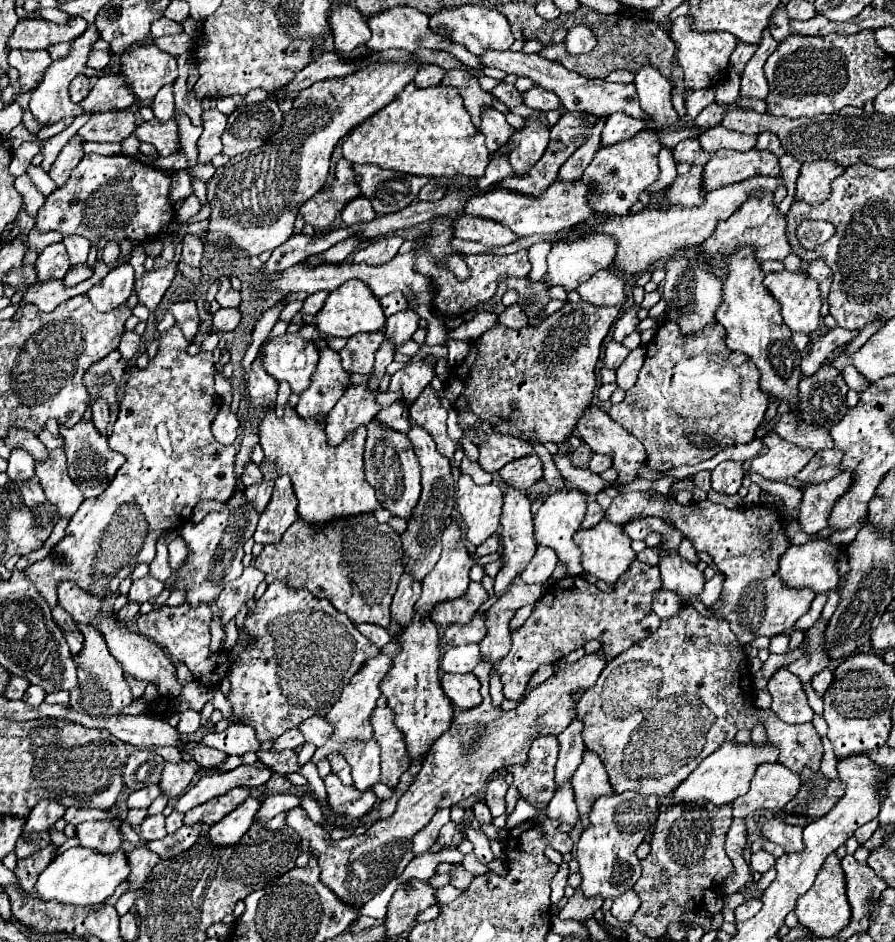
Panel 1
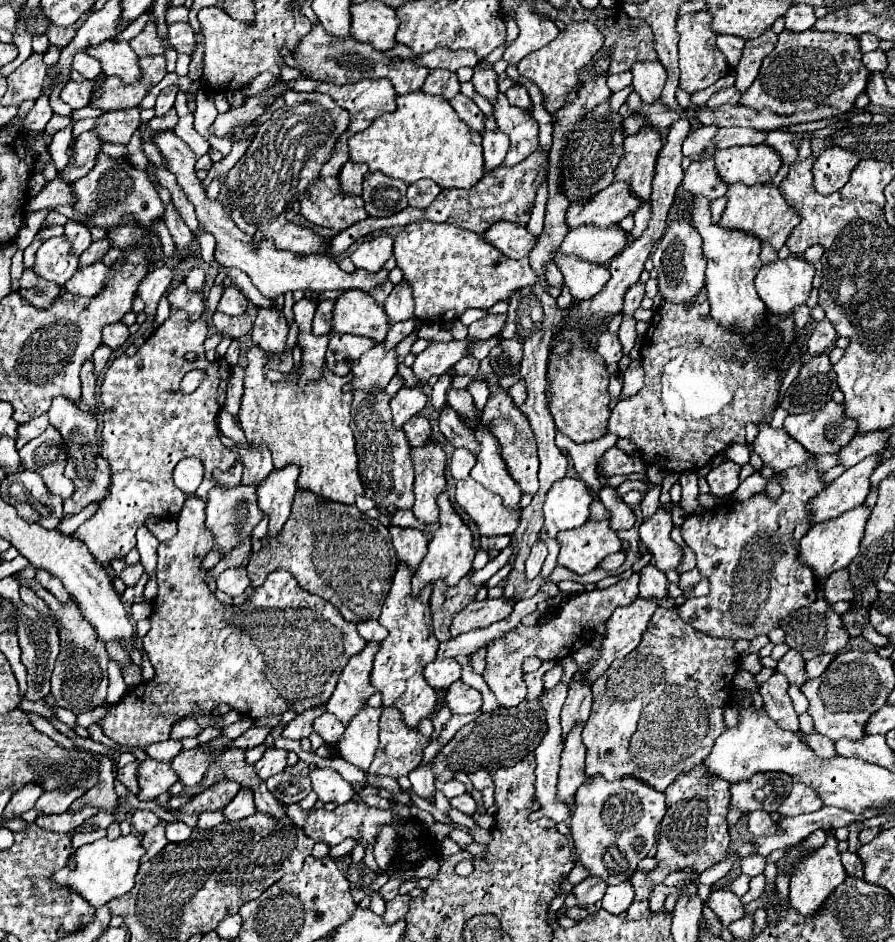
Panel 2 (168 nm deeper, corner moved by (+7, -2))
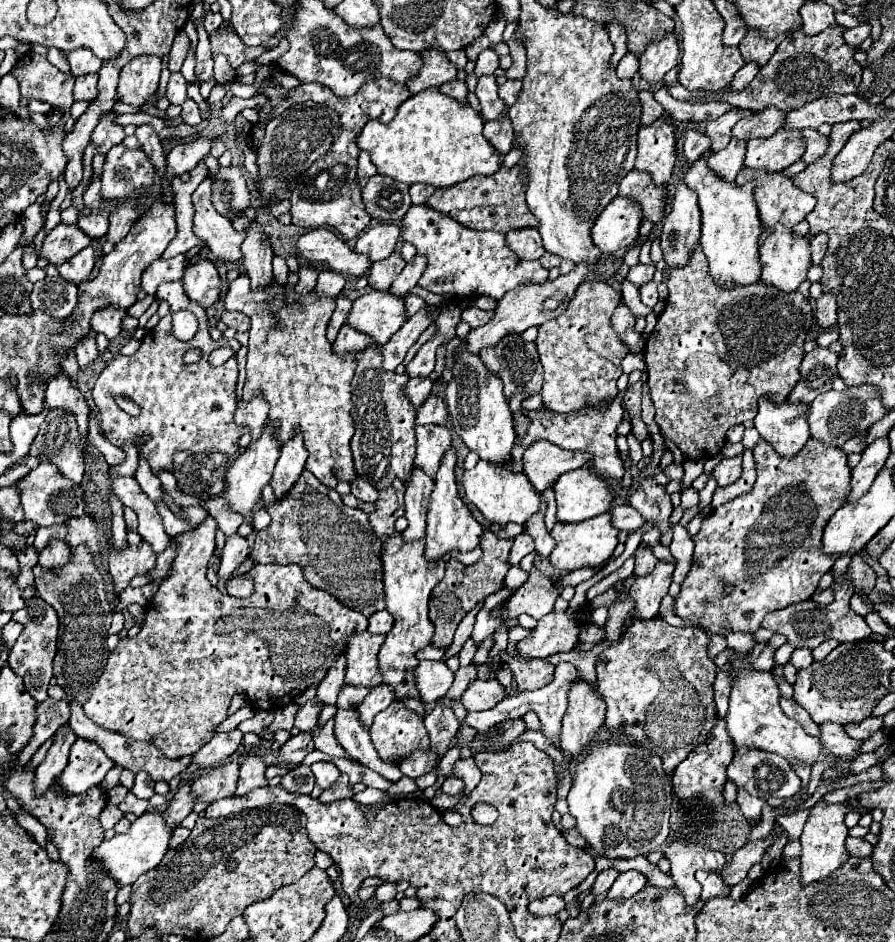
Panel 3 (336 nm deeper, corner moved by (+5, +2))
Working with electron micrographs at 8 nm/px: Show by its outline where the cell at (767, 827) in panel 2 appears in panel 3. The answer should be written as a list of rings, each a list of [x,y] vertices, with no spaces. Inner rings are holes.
[[[739,789],[737,803],[739,803],[743,815],[745,815],[749,821],[761,819],[761,809],[767,805],[767,801],[763,801],[761,797],[751,797],[745,789]]]

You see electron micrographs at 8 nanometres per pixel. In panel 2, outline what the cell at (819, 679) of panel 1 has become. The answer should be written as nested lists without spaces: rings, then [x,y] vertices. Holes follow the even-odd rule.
[[[827,653],[827,655],[821,655],[821,657],[813,657],[813,659],[809,659],[809,661],[807,661],[807,667],[805,667],[805,671],[807,671],[807,679],[815,679],[815,677],[819,677],[819,675],[827,669],[827,665],[833,661],[833,657],[835,657],[835,655]]]

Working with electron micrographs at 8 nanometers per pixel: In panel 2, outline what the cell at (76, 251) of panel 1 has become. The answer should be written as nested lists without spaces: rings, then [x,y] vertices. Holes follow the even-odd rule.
[[[67,221],[65,237],[71,241],[73,253],[77,253],[77,255],[81,255],[93,243],[89,229],[83,223],[79,223],[79,221]]]

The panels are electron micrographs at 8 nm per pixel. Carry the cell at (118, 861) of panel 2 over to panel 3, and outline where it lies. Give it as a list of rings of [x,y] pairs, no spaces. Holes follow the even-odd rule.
[[[147,811],[131,825],[131,829],[127,833],[115,835],[109,841],[105,839],[99,847],[95,847],[93,855],[91,855],[91,861],[99,863],[103,867],[103,873],[109,875],[117,883],[117,887],[131,885],[131,883],[137,881],[139,875],[147,873],[149,869],[153,869],[163,859],[163,855],[169,847],[171,831],[173,831],[173,827],[165,825],[161,813]]]

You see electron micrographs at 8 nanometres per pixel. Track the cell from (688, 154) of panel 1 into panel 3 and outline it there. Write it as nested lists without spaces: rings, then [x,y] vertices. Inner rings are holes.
[[[733,109],[733,111],[721,115],[719,119],[707,123],[707,127],[705,127],[705,135],[711,139],[711,149],[713,149],[713,151],[723,149],[723,147],[729,143],[729,139],[731,139],[731,127],[733,127],[739,119],[747,117],[749,113],[751,113],[751,111]]]

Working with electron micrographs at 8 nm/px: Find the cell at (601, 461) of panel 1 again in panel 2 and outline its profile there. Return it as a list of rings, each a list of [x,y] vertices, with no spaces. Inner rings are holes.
[[[611,447],[603,457],[601,457],[601,473],[605,477],[613,475],[629,475],[629,473],[645,473],[647,465],[639,457],[631,457],[619,447]]]

